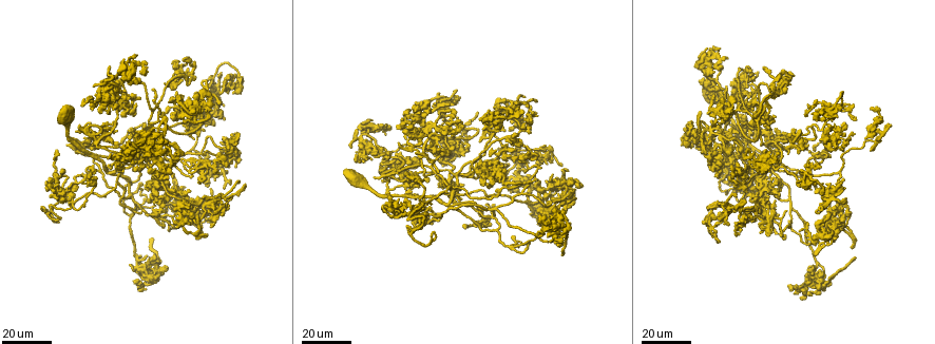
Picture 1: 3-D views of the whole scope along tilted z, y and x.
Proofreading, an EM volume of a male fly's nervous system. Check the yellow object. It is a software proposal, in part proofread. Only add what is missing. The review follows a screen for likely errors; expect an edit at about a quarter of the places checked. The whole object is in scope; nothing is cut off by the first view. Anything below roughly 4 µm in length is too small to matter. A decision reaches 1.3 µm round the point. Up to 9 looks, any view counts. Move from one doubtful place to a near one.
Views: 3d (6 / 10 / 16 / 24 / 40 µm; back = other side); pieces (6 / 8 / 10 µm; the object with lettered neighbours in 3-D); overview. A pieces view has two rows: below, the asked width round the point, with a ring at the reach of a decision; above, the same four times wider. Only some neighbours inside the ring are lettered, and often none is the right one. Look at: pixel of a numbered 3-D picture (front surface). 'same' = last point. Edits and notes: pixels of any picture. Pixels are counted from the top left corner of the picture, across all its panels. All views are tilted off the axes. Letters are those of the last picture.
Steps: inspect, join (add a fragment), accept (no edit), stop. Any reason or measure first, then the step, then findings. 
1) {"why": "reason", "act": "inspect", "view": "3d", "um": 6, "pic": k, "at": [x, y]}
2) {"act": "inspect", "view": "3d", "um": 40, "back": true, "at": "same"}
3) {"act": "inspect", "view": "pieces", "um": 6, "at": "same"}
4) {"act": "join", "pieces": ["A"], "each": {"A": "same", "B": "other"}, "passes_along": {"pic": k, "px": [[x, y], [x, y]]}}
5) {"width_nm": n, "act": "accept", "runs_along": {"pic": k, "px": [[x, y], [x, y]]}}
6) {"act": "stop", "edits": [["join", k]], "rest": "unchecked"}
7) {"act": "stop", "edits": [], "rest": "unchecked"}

{"why": "stops while still wide", "act": "inspect", "view": "3d", "um": 24, "pic": 1, "at": [219, 101]}

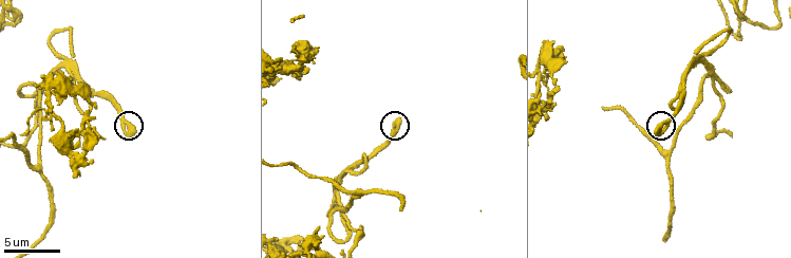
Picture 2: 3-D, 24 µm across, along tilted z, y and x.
{"act": "inspect", "view": "pieces", "um": 6, "pic": 2, "at": [655, 133]}

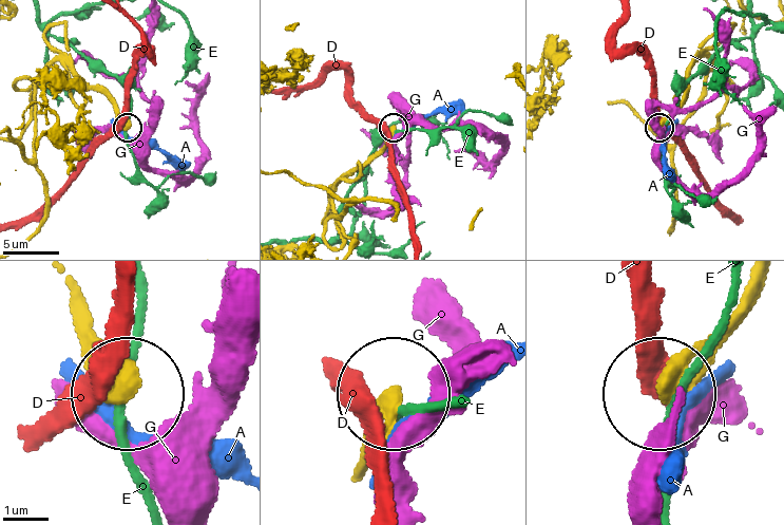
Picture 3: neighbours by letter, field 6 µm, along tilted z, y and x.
{"act": "accept", "each": {"A": "other", "D": "other", "E": "other", "G": "other"}, "runs_along": {"pic": 3, "px": [[341, 243], [333, 208], [336, 185], [377, 153], [393, 129]]}, "found": "no lettered fragment goes on from it"}

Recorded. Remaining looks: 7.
{"why": "free end", "act": "inspect", "view": "3d", "um": 24, "pic": 1, "at": [535, 179]}

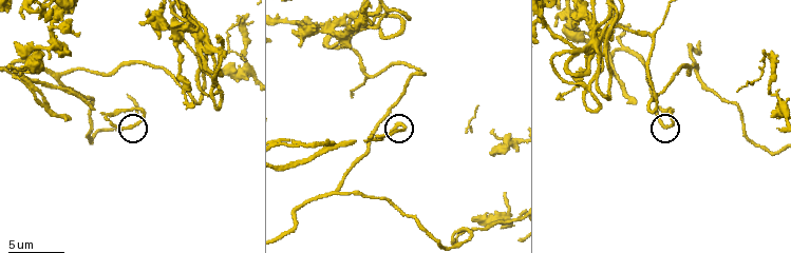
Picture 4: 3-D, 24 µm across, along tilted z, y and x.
{"act": "inspect", "view": "pieces", "um": 6, "pic": 4, "at": [672, 123]}

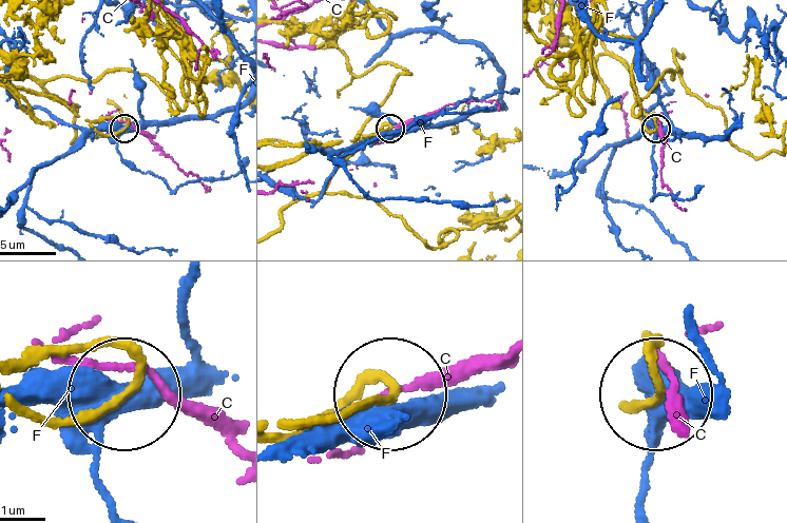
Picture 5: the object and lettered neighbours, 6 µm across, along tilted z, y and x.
{"act": "accept", "each": {"C": "other", "F": "other"}, "runs_along": {"pic": 5, "px": [[276, 165], [389, 129]]}, "found": "no lettered fragment goes on from it"}

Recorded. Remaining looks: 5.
{"why": "branch stops here", "act": "inspect", "view": "3d", "um": 16, "pic": 1, "at": [516, 124]}

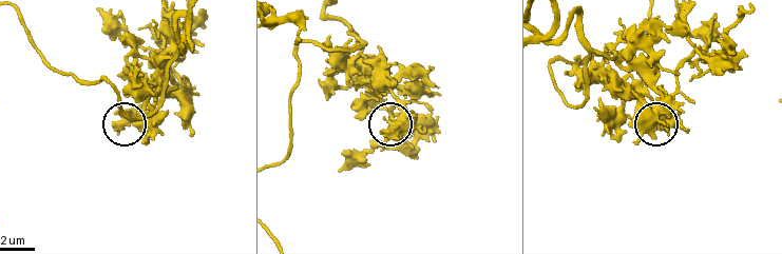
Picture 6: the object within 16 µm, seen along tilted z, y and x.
{"act": "inspect", "view": "pieces", "um": 6, "pic": 6, "at": [387, 132]}

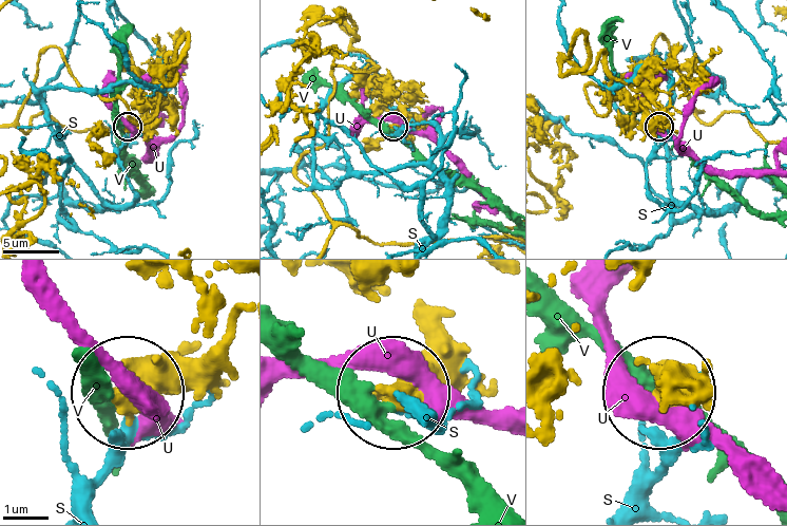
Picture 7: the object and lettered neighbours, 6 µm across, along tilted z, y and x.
{"width_nm": 470, "act": "accept", "each": {"S": "other", "U": "other", "V": "other"}, "found": "none of them fits"}

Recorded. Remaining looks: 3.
{"why": "branch stops here", "act": "inspect", "view": "3d", "um": 16, "pic": 1, "at": [840, 192]}

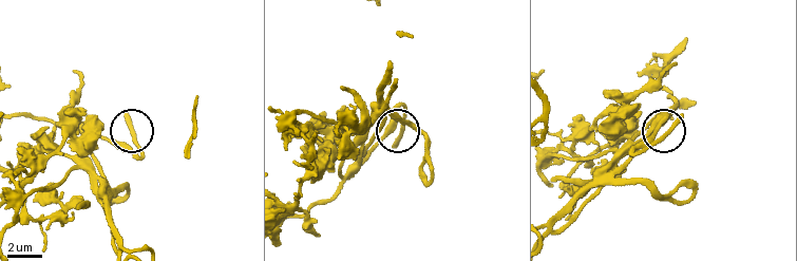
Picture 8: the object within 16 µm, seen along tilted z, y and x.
{"why": "see the neighbours", "act": "inspect", "view": "pieces", "um": 10, "pic": 8, "at": [395, 144]}

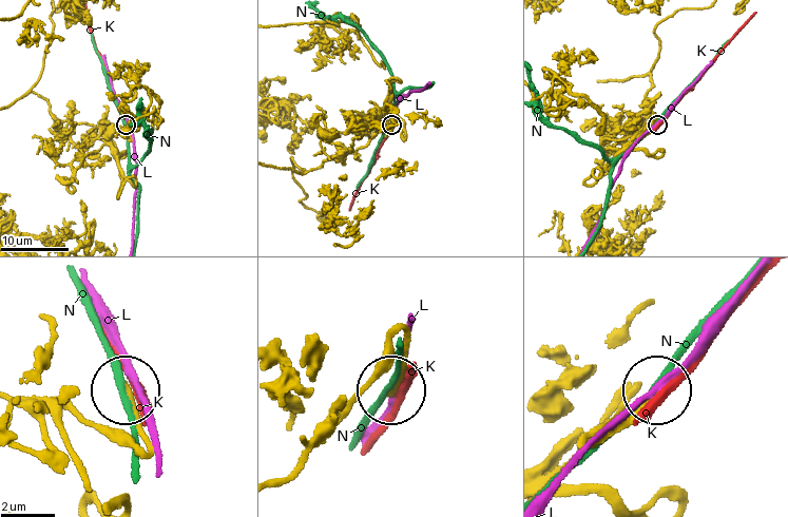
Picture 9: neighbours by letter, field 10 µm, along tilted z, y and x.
{"act": "accept", "each": {"K": "other", "L": "other", "N": "other"}, "found": "none of them fits"}

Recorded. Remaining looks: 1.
{"act": "stop", "edits": [], "rest": "unchecked"}

